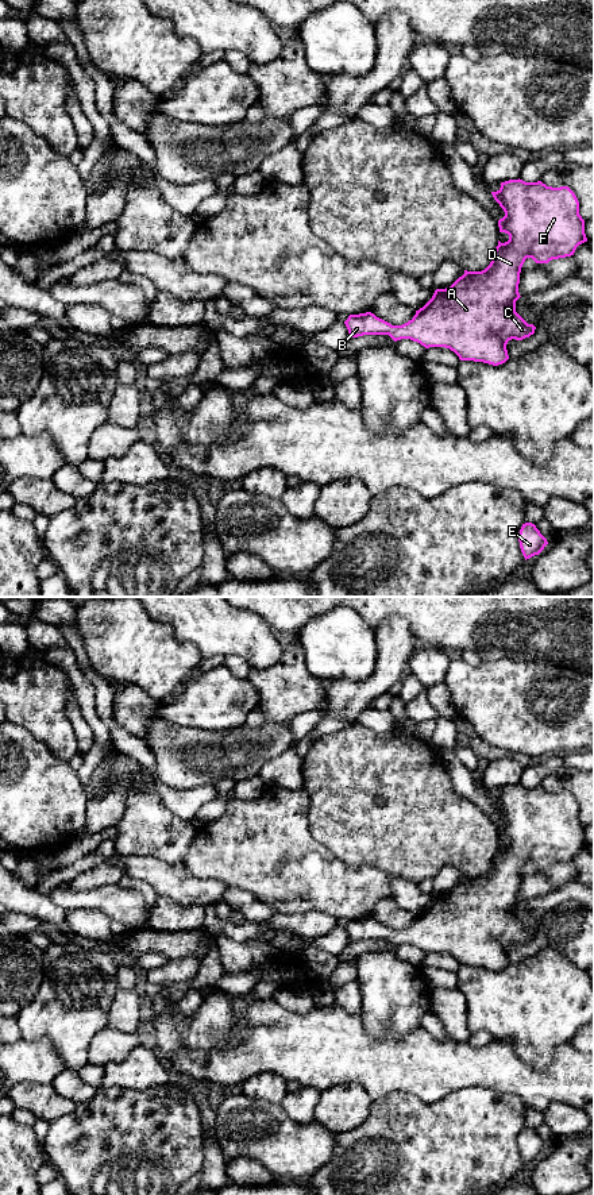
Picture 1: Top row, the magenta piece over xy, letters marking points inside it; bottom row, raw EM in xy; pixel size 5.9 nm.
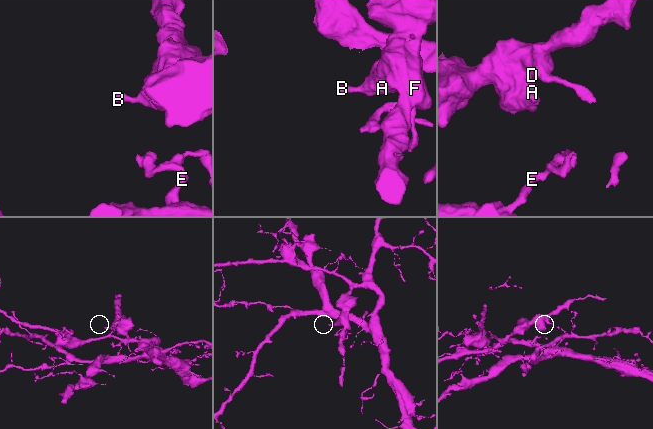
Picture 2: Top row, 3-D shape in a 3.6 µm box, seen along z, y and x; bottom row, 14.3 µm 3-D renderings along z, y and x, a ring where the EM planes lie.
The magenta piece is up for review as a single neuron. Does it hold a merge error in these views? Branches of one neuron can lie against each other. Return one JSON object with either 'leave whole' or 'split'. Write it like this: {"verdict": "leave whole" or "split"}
{"verdict": "leave whole"}

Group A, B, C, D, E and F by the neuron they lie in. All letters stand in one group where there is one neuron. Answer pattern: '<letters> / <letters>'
A B C D E F

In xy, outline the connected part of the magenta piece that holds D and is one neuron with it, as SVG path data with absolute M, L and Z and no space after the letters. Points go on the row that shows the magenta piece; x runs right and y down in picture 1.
M520 178L501 182L501 188L491 194L505 212L498 220L498 227L500 232L509 235L509 240L498 240L490 265L482 271L464 270L450 288L436 289L432 298L402 325L392 325L371 312L350 315L344 324L351 338L389 335L394 342L410 339L425 348L450 348L460 361L498 366L509 359L509 340L522 340L535 334L536 327L516 312L516 301L521 297L521 267L526 258L536 263L548 263L571 257L579 244L587 242L579 201L568 186L552 188L541 181L525 182Z

